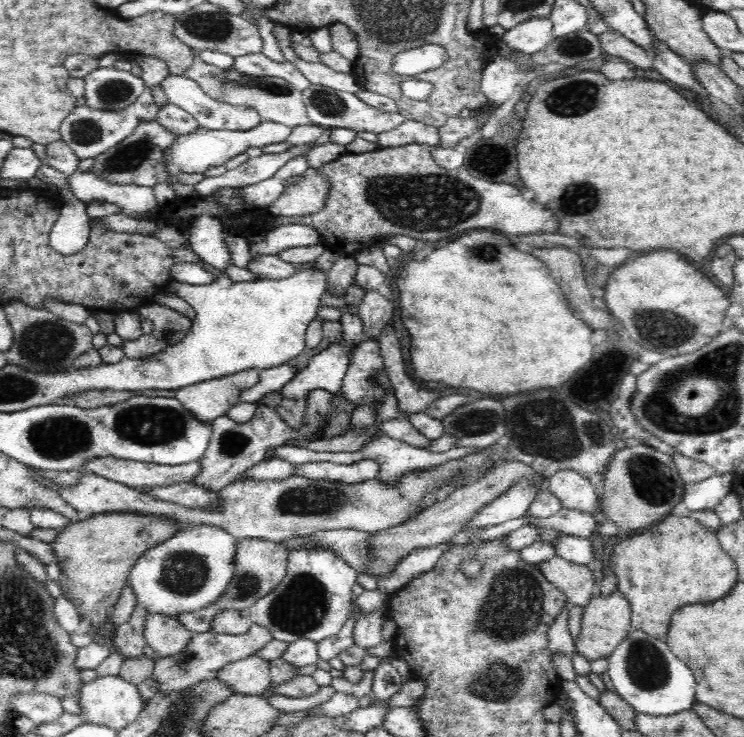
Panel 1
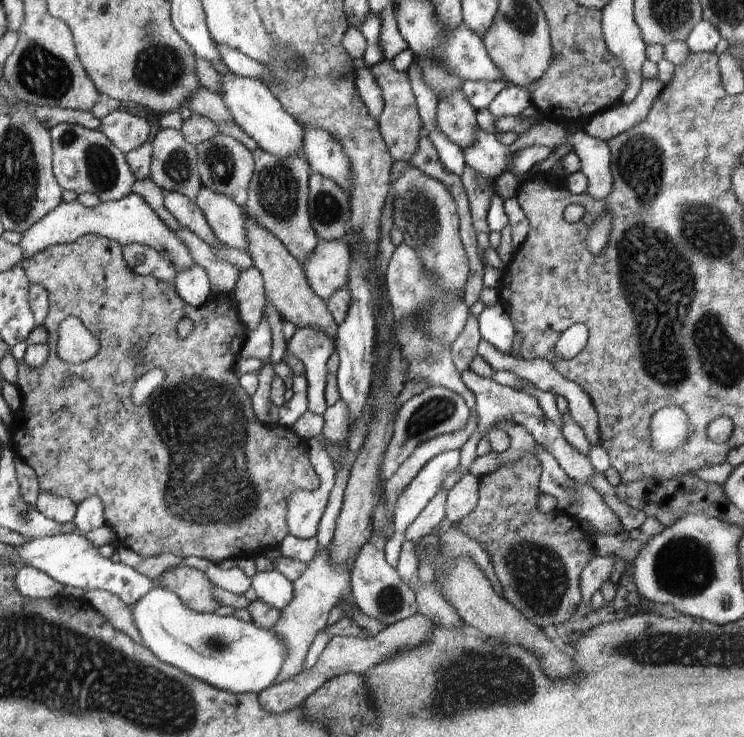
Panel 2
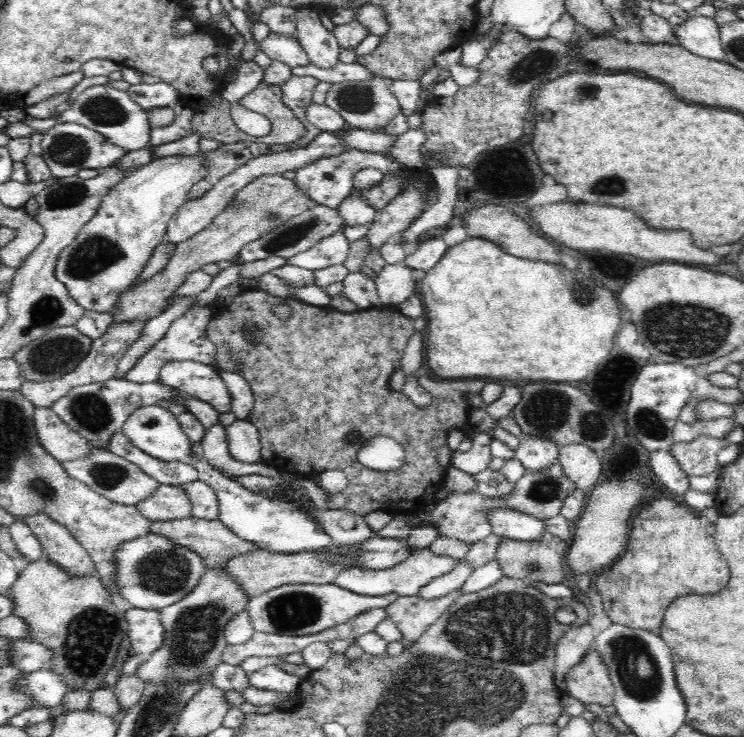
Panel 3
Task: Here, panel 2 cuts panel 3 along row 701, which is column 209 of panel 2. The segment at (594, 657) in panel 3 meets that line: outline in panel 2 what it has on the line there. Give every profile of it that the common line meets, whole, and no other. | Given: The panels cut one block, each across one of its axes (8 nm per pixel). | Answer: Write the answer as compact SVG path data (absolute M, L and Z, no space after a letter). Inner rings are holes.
M181 565L168 570L154 583L176 593L195 612L214 613L222 606L213 596L216 586L193 567Z

